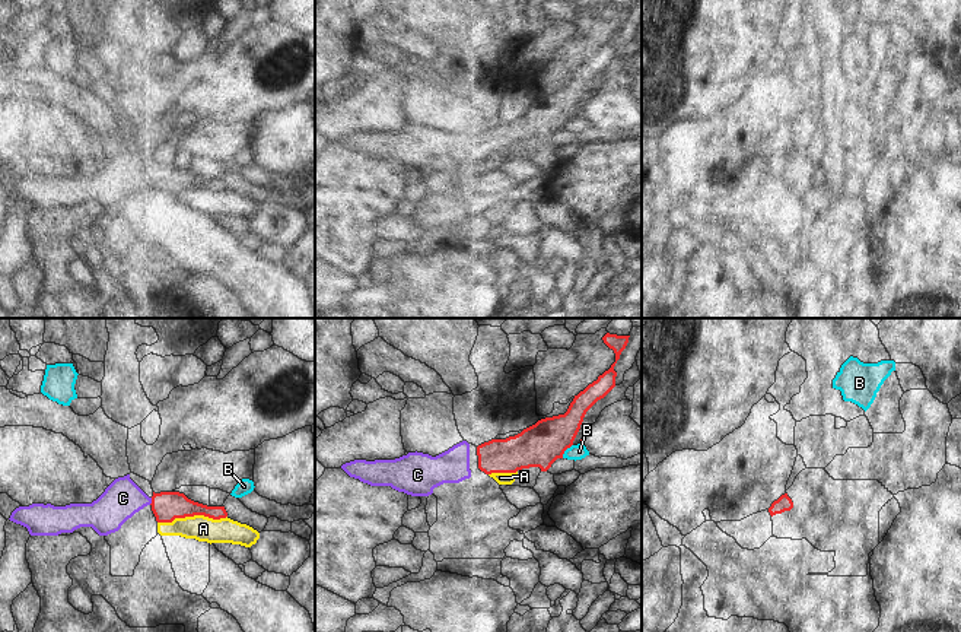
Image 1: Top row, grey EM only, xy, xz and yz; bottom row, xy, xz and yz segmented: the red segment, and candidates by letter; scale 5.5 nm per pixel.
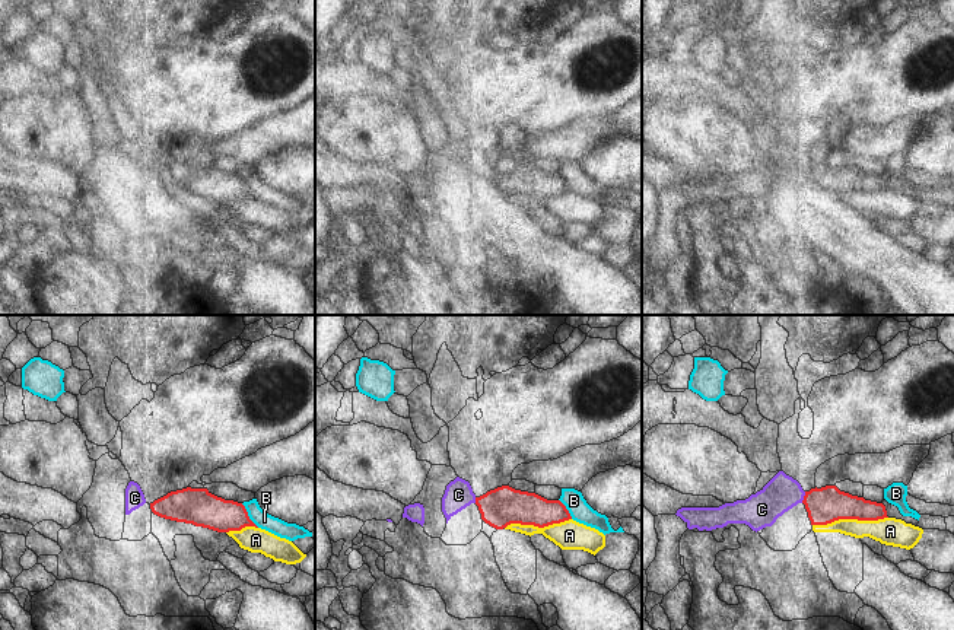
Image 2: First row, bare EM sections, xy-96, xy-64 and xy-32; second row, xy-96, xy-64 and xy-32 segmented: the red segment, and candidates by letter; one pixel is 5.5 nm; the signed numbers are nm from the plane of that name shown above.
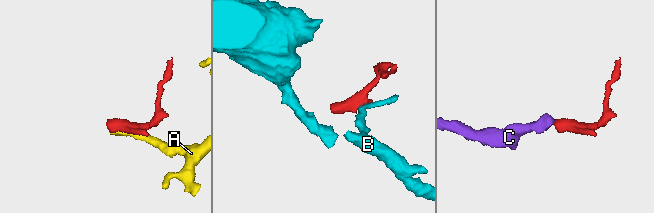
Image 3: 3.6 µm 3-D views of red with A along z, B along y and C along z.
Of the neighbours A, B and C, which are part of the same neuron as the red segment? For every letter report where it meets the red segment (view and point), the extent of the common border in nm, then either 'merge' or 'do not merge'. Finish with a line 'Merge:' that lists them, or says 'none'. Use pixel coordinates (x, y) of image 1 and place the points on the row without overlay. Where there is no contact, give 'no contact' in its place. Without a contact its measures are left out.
A: xy (191, 189) | 380 nm | do not merge
B: xz (565, 123) | 100 nm | do not merge
C: xy (152, 174) | 40 nm | merge
Merge: C

